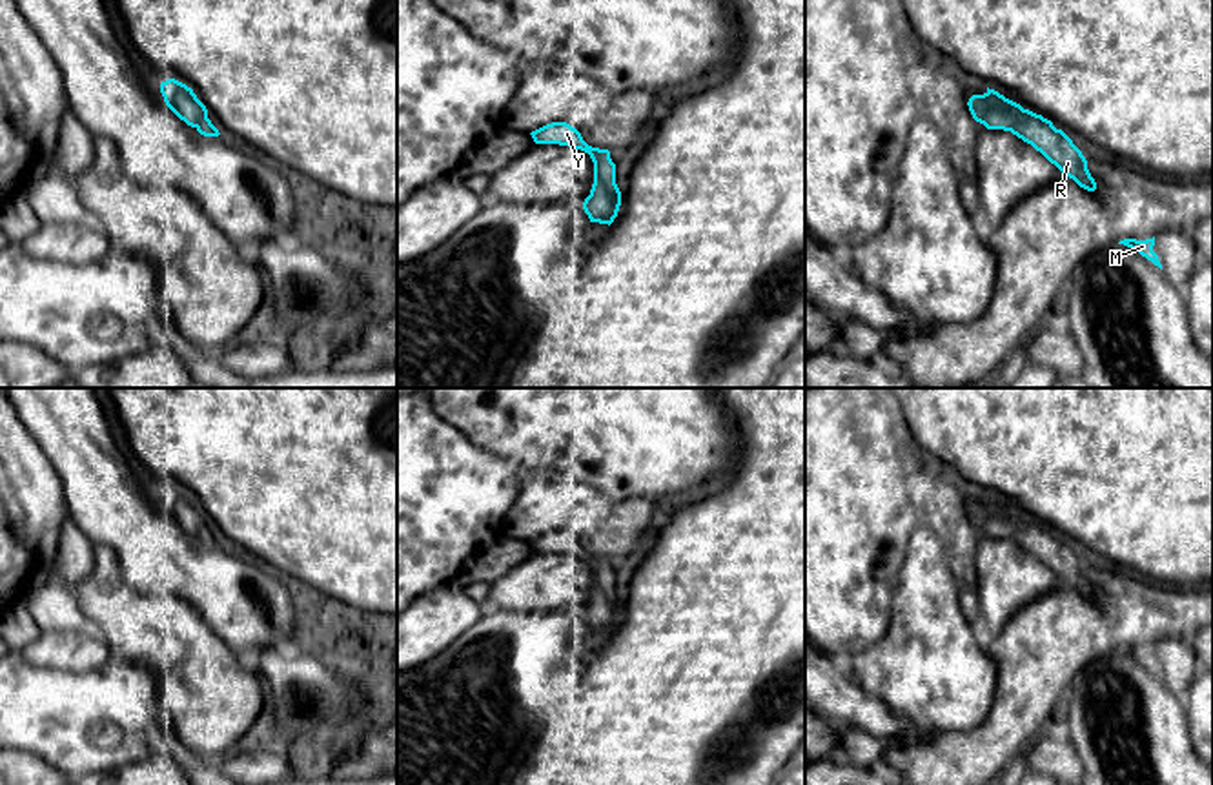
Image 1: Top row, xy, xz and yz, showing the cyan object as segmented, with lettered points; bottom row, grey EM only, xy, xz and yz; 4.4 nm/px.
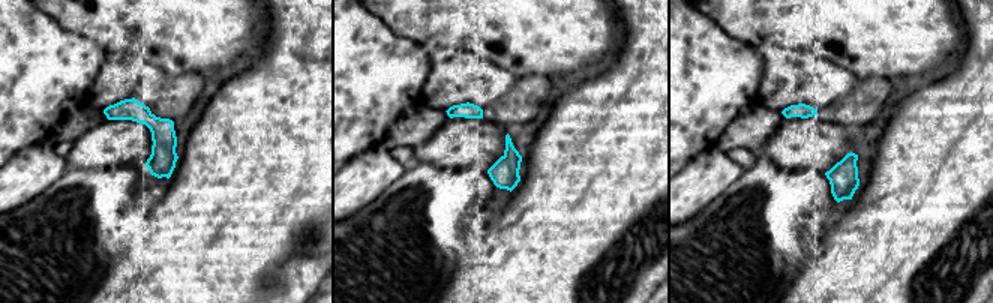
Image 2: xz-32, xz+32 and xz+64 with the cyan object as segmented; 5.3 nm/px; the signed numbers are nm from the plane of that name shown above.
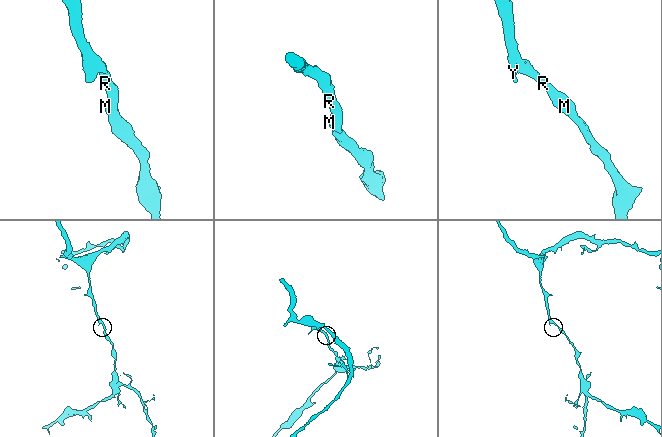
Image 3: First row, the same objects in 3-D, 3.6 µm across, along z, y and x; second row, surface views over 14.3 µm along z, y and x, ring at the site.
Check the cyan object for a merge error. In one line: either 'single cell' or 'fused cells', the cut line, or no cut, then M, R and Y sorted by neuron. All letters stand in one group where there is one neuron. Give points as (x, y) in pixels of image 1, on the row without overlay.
single cell | no cut | M R Y

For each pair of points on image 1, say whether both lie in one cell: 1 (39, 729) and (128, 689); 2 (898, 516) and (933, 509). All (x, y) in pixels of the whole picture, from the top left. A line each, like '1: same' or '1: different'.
1: same
2: different

